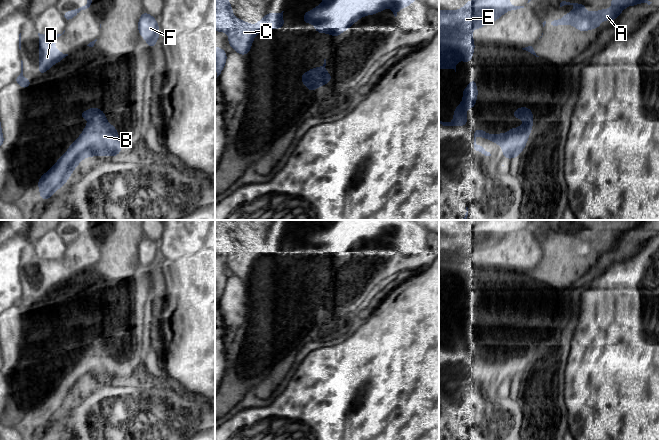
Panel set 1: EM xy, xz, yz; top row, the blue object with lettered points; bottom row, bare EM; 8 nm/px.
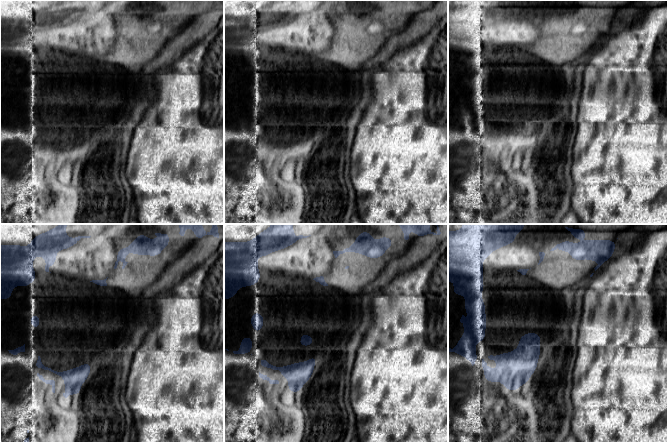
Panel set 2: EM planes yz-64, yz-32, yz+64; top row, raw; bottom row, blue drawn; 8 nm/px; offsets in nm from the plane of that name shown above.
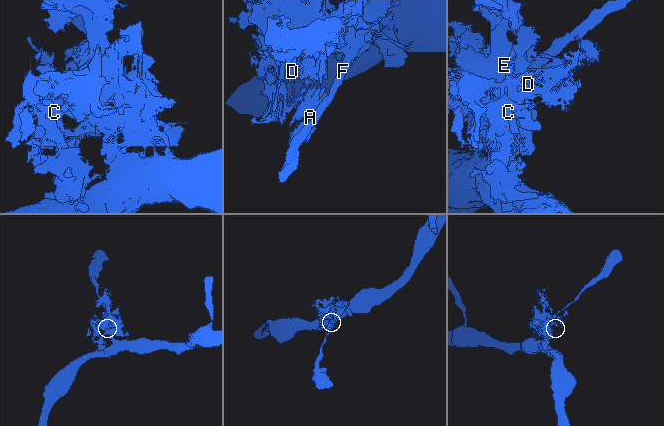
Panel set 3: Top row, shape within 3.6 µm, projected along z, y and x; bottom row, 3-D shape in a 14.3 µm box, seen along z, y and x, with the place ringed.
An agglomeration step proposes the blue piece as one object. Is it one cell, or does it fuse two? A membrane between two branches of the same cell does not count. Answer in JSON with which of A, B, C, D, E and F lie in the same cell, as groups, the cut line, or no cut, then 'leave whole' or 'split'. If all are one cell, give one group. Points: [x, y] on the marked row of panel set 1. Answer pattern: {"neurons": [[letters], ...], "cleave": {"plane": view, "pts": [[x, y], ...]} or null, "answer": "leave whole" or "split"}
{"neurons": [["A", "B", "C", "D", "E", "F"]], "cleave": null, "answer": "leave whole"}

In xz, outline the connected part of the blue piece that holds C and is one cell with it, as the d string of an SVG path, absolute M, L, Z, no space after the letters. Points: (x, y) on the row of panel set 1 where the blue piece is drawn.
M215 0L215 31L229 34L228 43L241 55L247 55L253 38L264 29L283 28L283 12L267 13L255 26L233 16L229 0Z

